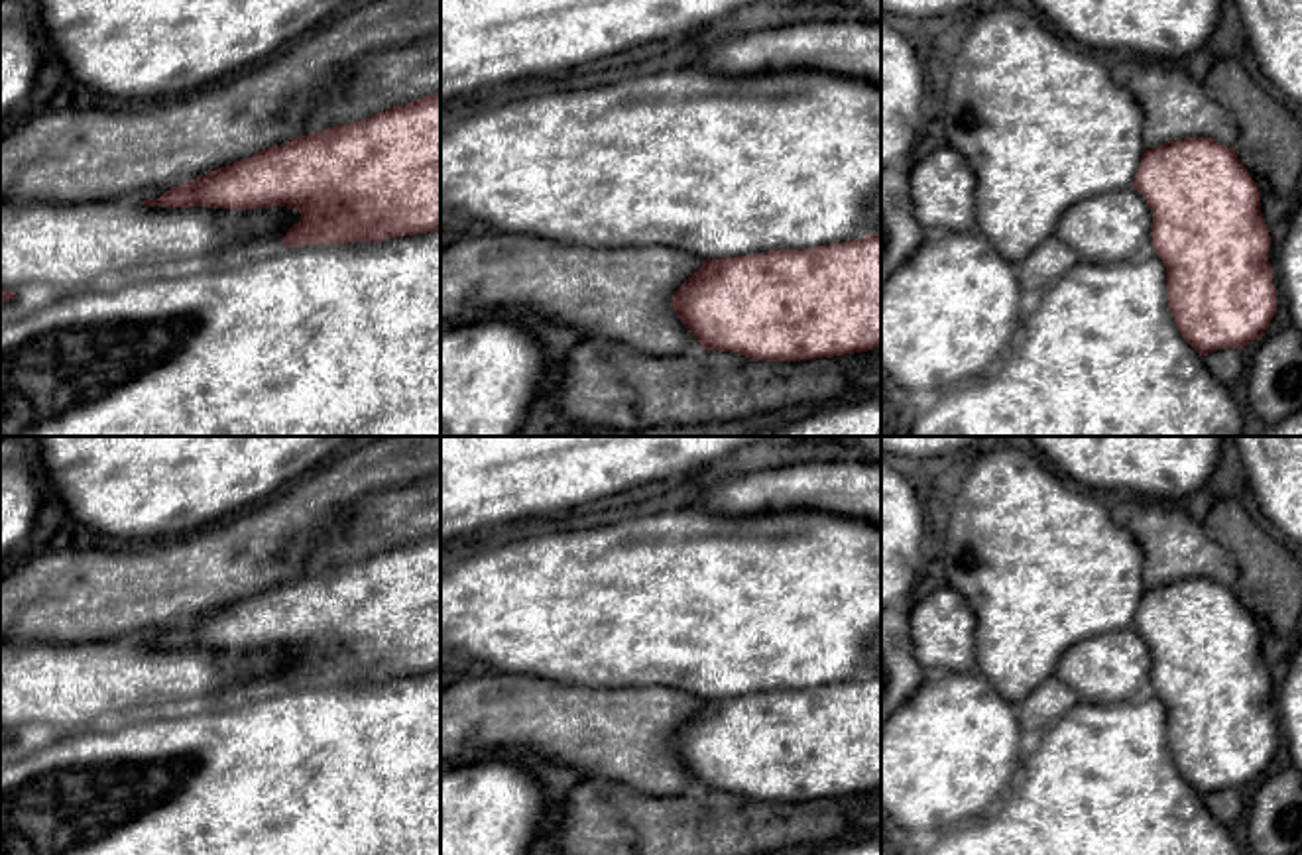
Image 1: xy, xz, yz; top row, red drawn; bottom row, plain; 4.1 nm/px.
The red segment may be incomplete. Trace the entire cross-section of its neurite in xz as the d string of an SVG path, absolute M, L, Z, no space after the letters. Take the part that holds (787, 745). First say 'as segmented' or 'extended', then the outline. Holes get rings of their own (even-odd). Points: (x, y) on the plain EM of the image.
as segmented | M881 674L808 690L704 700L673 735L673 751L702 790L759 802L800 802L881 786Z

